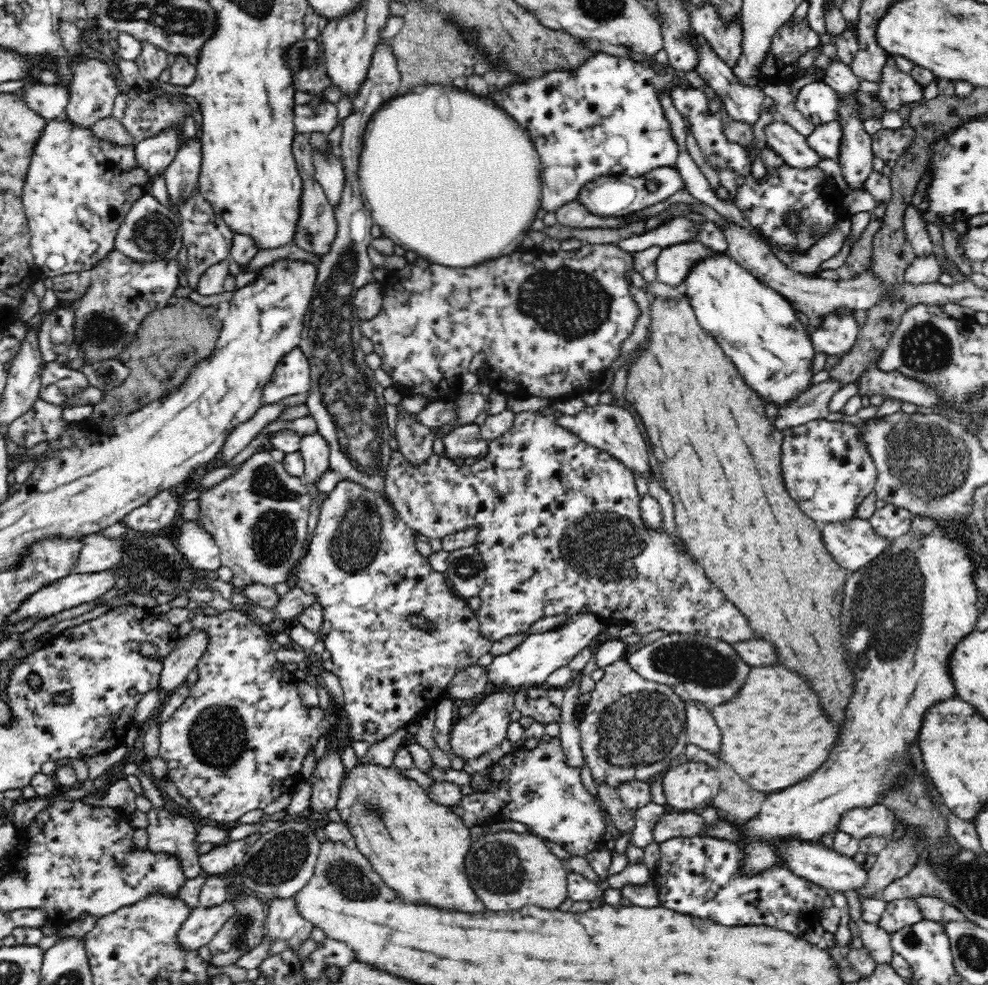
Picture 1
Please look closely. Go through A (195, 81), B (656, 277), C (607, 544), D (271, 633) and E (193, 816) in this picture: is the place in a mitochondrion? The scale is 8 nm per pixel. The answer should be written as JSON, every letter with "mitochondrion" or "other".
{"A":"other","B":"other","C":"mitochondrion","D":"other","E":"other"}

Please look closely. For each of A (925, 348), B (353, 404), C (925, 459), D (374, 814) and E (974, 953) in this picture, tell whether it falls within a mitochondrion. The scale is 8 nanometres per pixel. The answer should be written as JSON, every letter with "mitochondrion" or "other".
{"A":"mitochondrion","B":"mitochondrion","C":"mitochondrion","D":"mitochondrion","E":"mitochondrion"}

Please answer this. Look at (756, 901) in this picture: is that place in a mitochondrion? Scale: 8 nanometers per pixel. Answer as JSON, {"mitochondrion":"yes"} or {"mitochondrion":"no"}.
{"mitochondrion":"no"}

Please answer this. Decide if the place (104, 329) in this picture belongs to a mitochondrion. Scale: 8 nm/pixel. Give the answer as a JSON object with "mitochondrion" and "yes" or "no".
{"mitochondrion":"yes"}

